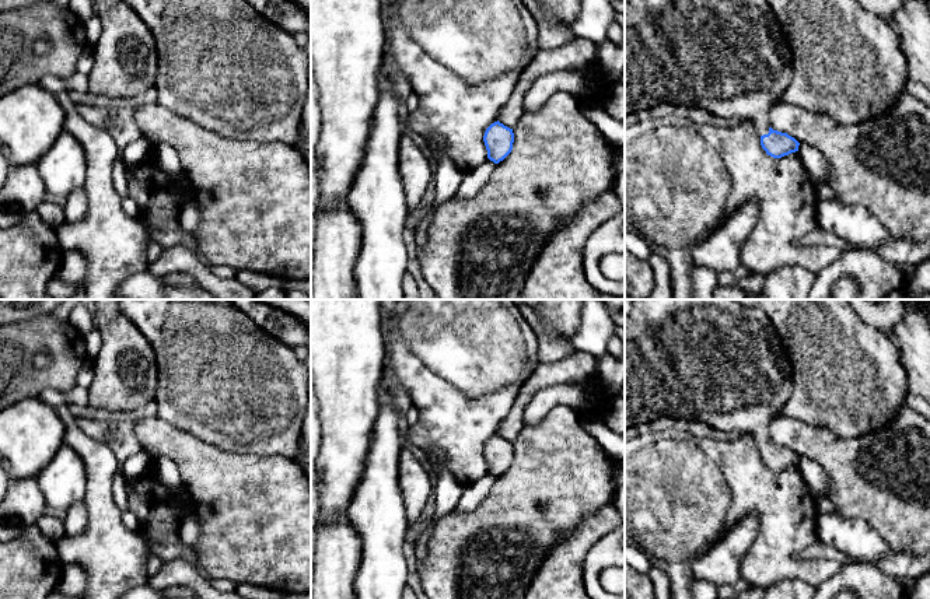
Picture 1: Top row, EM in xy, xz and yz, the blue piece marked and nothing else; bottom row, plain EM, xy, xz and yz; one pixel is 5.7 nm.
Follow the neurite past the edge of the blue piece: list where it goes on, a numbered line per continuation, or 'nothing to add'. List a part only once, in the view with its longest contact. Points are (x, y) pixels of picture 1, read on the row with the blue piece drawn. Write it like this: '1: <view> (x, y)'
1: yz (731, 58)

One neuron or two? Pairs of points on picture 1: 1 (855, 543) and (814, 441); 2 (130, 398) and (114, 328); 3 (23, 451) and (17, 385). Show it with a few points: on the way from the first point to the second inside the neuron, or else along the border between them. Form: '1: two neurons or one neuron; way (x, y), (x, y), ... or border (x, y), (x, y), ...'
1: two neurons; border (834, 511), (848, 518), (862, 518), (876, 531)
2: one neuron; way (126, 381), (123, 344)
3: two neurons; border (37, 396), (28, 396), (14, 403)

